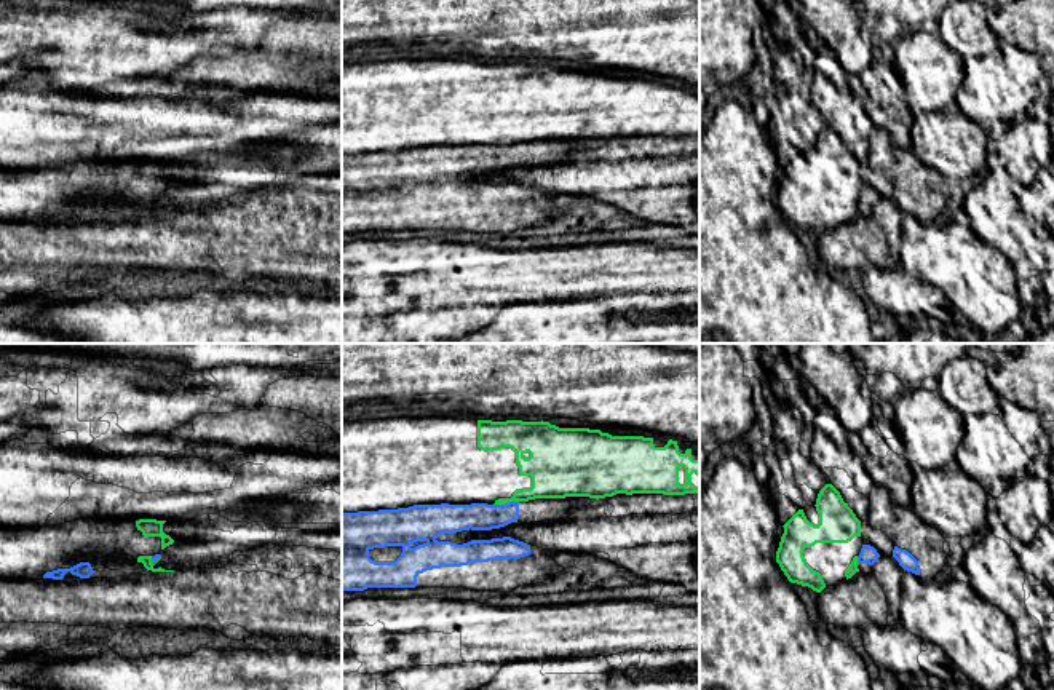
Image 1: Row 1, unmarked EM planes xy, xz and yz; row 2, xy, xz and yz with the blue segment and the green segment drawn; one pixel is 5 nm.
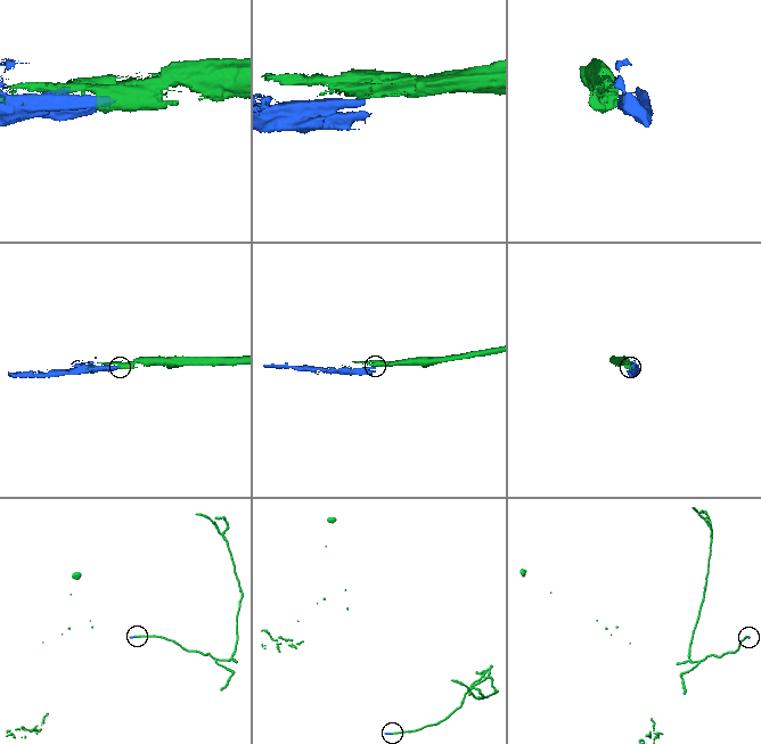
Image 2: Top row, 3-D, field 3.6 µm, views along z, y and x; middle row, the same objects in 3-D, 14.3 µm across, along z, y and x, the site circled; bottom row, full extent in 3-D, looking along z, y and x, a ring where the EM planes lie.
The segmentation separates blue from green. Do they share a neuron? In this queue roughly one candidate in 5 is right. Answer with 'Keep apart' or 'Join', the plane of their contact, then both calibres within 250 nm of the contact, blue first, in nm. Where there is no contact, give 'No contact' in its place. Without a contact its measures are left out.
Keep apart. Touches blue in xz. Thickness 140 nm (blue) against 190 nm

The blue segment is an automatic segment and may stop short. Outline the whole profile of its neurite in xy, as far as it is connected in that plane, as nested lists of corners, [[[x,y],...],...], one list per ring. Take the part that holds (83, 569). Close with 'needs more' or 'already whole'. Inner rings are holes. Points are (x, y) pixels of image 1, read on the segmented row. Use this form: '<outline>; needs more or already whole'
[[[80,562],[70,569],[57,569],[53,572],[46,572],[43,575],[43,578],[62,580],[67,572],[70,572],[72,575],[77,575],[80,578],[89,578],[94,573],[89,562]]]; already whole

